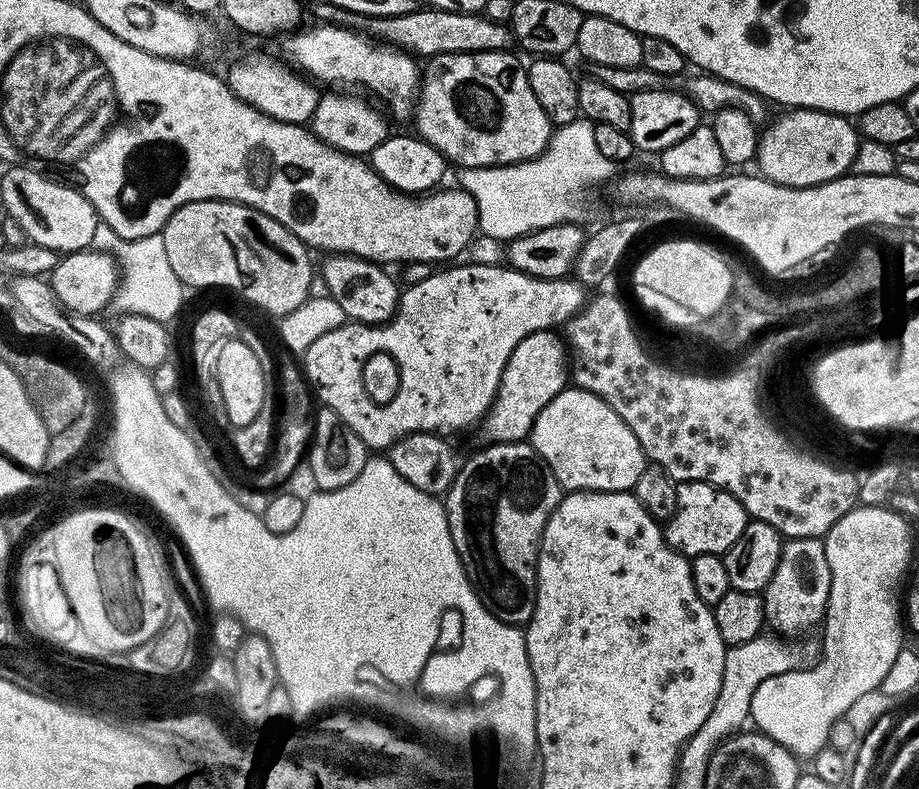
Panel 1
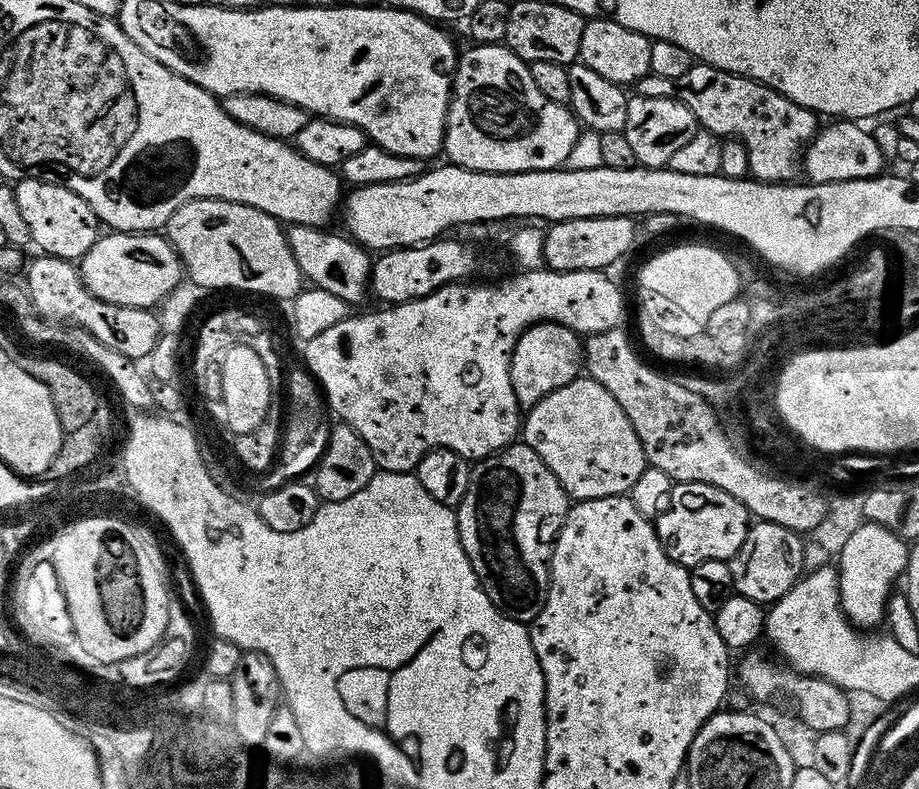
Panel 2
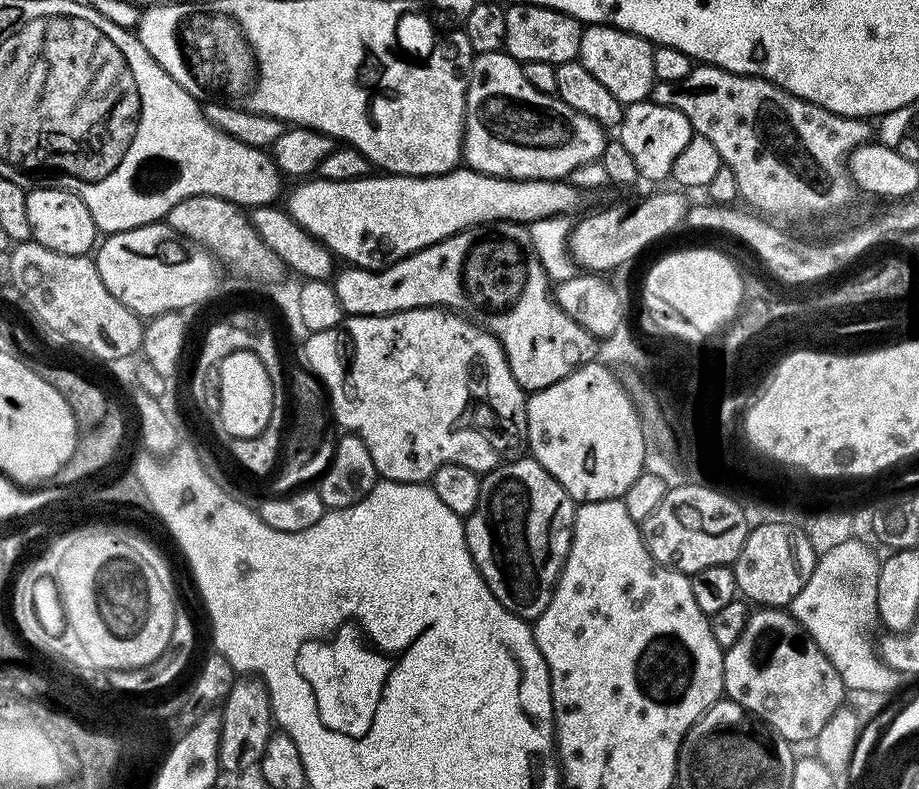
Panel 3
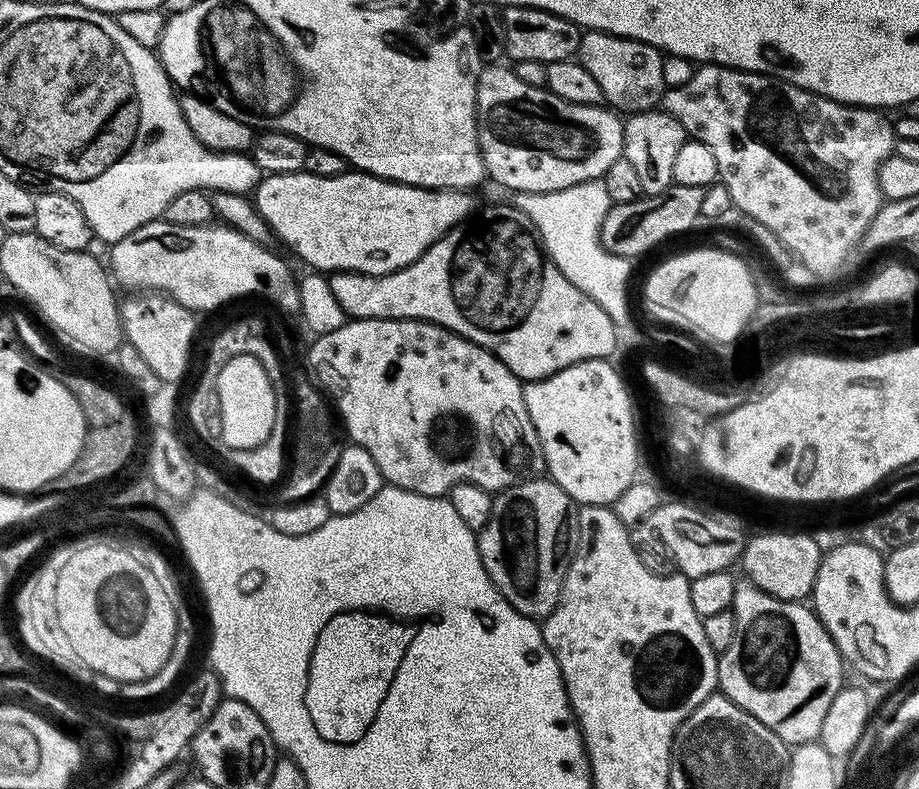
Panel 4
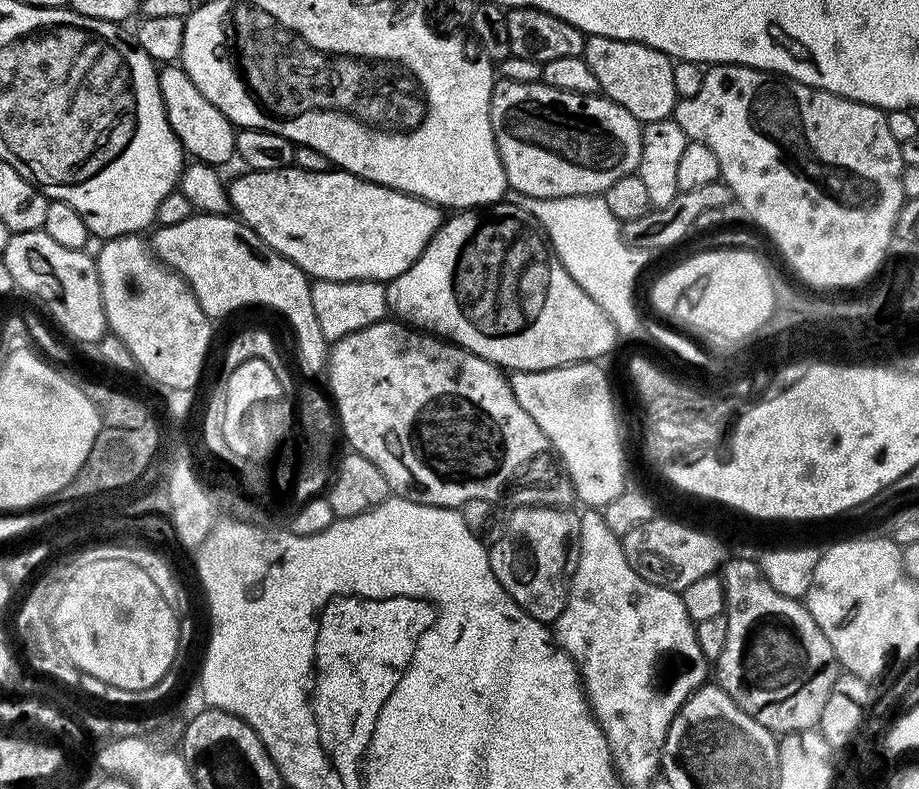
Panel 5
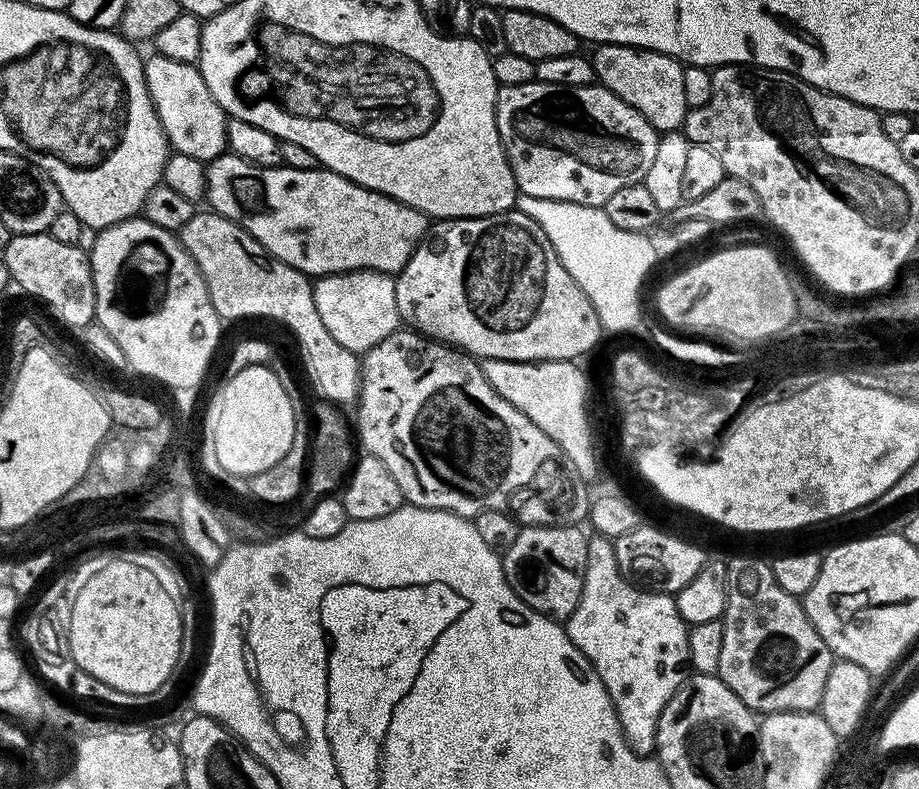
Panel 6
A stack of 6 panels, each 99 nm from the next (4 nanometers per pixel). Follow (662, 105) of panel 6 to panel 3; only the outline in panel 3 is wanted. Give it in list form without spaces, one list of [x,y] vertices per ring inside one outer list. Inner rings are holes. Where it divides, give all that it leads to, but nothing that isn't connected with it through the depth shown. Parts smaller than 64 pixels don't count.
[[[589,24],[582,34],[582,46],[578,57],[582,66],[626,106],[649,99],[652,85],[656,83],[654,74],[654,45],[652,41],[633,32],[616,28],[613,24]]]

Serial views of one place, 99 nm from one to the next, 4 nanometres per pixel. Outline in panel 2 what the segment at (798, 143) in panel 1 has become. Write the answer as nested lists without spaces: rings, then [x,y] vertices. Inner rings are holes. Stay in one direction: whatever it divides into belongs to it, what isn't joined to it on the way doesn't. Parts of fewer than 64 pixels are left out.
[[[849,119],[834,120],[817,131],[802,157],[802,170],[811,183],[828,184],[830,181],[850,181],[881,175],[886,158],[881,154],[875,135]]]

